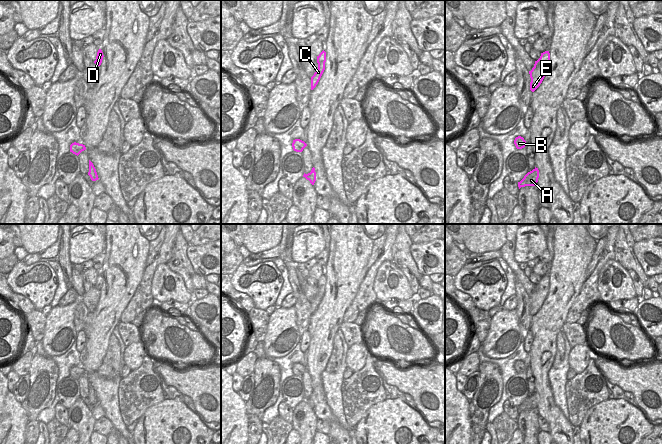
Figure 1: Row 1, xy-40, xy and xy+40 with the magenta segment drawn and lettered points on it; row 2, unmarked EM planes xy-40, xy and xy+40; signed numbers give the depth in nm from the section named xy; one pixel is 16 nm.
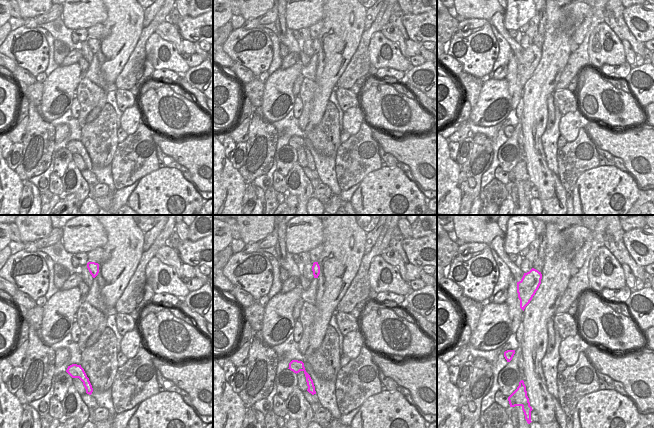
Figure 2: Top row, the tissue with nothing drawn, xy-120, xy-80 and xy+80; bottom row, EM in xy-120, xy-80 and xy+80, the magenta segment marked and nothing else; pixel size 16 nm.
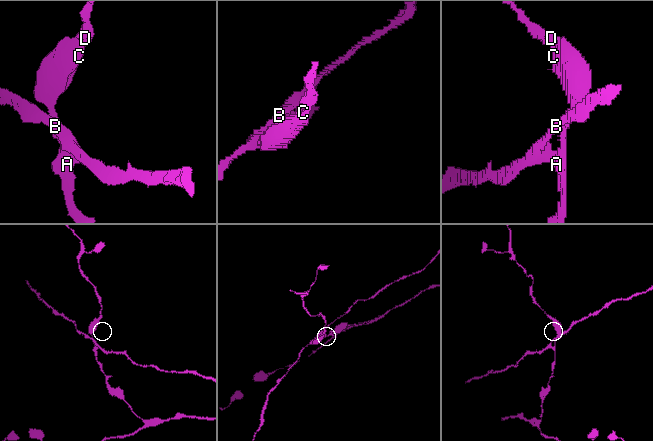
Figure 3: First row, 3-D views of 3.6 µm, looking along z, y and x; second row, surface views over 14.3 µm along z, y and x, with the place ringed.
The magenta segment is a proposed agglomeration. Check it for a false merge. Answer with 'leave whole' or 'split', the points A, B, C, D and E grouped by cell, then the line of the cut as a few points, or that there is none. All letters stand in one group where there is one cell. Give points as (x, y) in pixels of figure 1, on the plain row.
split; groups A C D E / B; cut xy (307, 398), (311, 399), (315, 404)

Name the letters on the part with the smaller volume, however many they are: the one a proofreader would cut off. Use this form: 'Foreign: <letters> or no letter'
Foreign: B

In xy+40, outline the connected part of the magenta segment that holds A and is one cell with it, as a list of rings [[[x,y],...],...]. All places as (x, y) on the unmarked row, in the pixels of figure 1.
[[[532,395],[528,396],[524,402],[518,406],[519,413],[525,410],[536,410],[538,406],[538,400],[533,400]]]

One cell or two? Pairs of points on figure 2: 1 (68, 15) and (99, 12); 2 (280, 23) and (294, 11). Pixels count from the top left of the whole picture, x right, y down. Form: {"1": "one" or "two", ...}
{"1": "one", "2": "two"}

